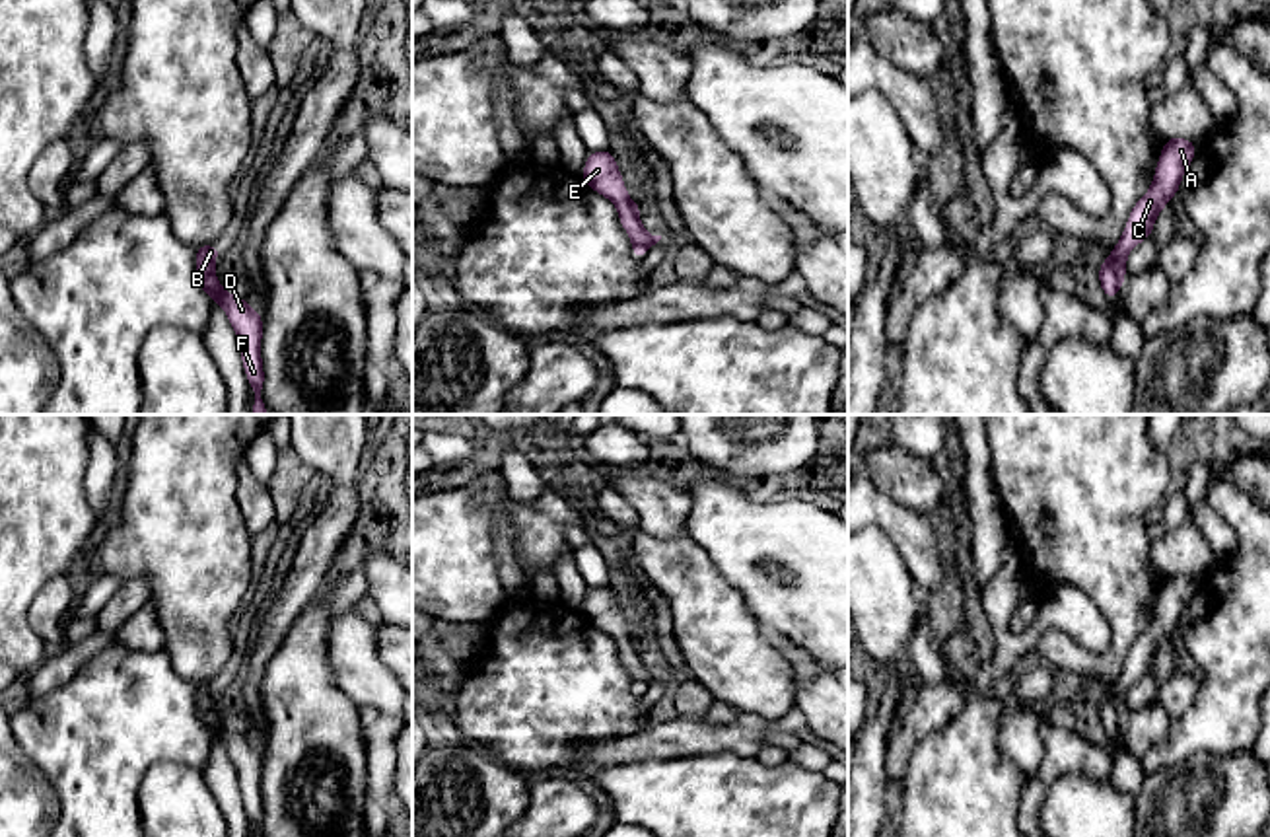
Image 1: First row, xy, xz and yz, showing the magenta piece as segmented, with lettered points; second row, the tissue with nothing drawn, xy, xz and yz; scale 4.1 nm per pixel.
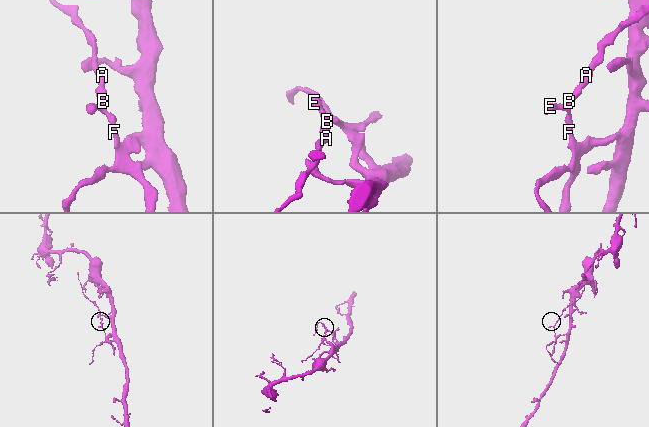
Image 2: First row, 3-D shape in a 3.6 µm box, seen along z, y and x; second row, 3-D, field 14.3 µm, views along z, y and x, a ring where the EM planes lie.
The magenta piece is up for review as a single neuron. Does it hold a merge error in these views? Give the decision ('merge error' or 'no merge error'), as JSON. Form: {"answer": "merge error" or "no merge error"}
{"answer": "merge error"}

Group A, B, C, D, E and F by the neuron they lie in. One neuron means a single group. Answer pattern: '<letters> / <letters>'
A B C / D E F

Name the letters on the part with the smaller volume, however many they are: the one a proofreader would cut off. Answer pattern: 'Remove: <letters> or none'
Remove: A, B, C

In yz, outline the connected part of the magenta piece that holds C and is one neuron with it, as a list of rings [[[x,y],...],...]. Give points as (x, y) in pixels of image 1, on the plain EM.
[[[1184,572],[1165,574],[1151,623],[1130,646],[1126,664],[1118,679],[1111,685],[1109,697],[1120,720],[1126,718],[1124,705],[1128,689],[1153,670],[1157,650],[1177,633],[1181,615],[1190,603],[1196,586],[1198,580]]]

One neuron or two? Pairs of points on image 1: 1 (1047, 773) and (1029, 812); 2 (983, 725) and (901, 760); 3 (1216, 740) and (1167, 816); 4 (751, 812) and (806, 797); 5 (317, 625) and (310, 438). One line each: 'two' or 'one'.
1: one
2: two
3: two
4: one
5: two

